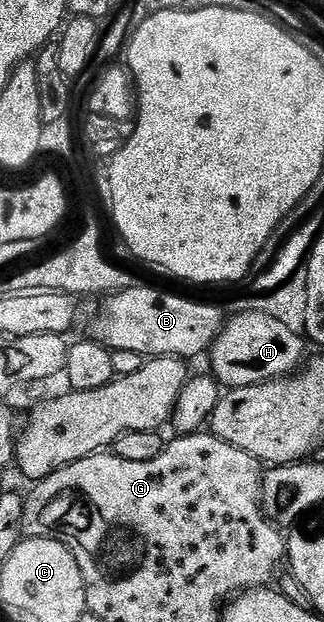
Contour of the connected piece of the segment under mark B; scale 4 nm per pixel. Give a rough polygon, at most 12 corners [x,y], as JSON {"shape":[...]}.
{"shape":[[136,284],[90,336],[112,351],[199,357],[225,313]]}

